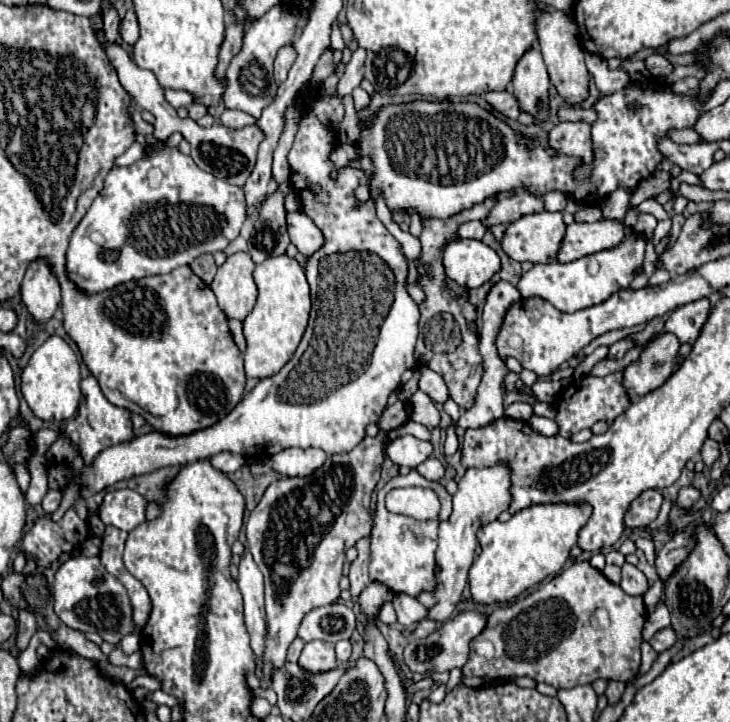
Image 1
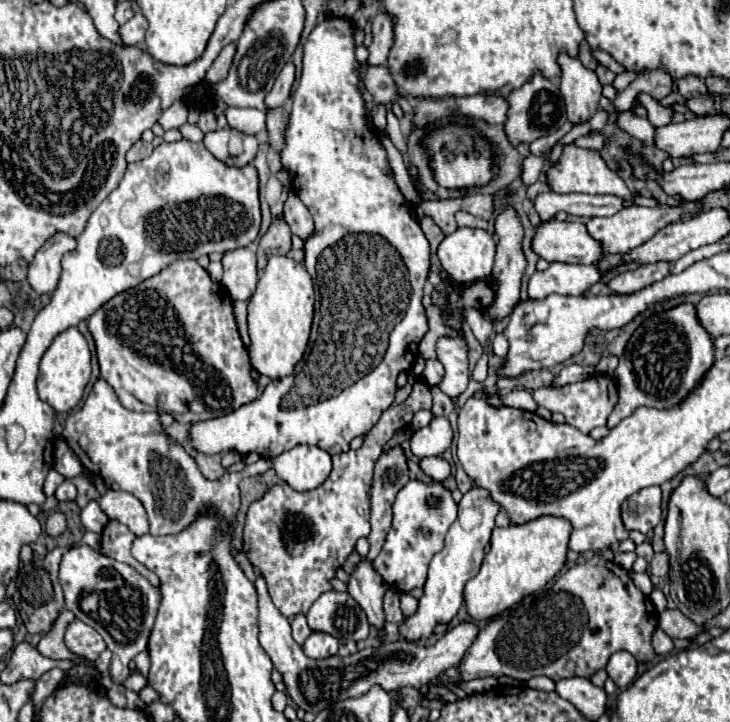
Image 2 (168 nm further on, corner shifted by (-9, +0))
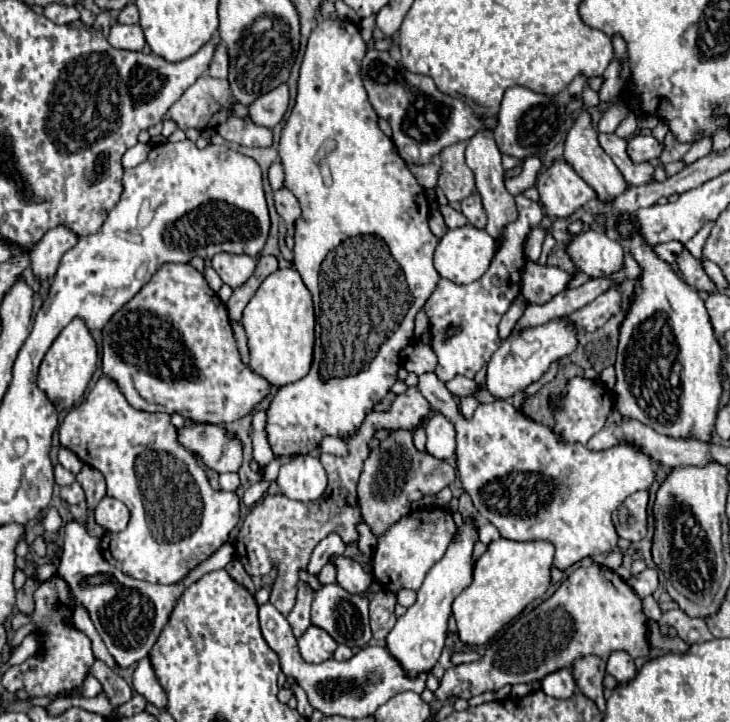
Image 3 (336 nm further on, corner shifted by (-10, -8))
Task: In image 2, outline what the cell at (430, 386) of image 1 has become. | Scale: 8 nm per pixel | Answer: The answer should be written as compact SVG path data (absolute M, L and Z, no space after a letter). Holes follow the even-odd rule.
M427 360L425 362L425 370L421 374L421 378L429 384L429 386L437 386L445 376L445 370L443 370L443 364L439 360Z

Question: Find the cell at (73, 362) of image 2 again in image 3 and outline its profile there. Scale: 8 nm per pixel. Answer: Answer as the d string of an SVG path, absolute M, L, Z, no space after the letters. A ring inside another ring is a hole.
M74 318L54 340L54 344L48 348L42 364L40 364L40 372L38 372L38 388L48 396L48 400L56 406L56 410L66 410L72 408L82 394L88 388L88 382L96 370L96 362L98 362L98 348L96 342L88 330L88 326L84 324L82 318Z

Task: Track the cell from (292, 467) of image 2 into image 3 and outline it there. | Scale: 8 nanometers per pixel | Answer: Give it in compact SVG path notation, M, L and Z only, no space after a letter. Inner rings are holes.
M298 456L280 468L276 484L292 500L312 502L326 490L326 470L316 456Z

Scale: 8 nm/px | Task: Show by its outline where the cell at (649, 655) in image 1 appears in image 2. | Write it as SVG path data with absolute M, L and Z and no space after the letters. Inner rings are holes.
M661 628L653 632L653 650L661 656L665 656L667 652L673 652L673 642L669 636L665 636L665 632L661 632Z

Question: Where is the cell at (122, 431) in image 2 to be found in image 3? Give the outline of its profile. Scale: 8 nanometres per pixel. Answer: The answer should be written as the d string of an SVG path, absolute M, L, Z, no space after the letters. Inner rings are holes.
M102 376L88 392L86 400L72 408L58 428L60 444L72 450L84 464L100 470L106 478L108 494L122 500L130 510L130 524L124 532L106 532L100 541L102 555L126 576L146 580L152 584L176 584L192 568L214 554L224 542L228 542L230 530L238 522L240 502L236 492L212 490L204 470L194 454L186 452L174 436L176 428L166 412L142 412L128 404L118 384L108 376Z

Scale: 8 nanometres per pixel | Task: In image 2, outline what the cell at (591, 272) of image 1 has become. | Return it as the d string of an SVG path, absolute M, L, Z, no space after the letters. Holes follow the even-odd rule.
M553 262L545 272L535 272L529 278L529 298L539 300L549 294L583 296L589 292L607 272L595 264L565 264Z

